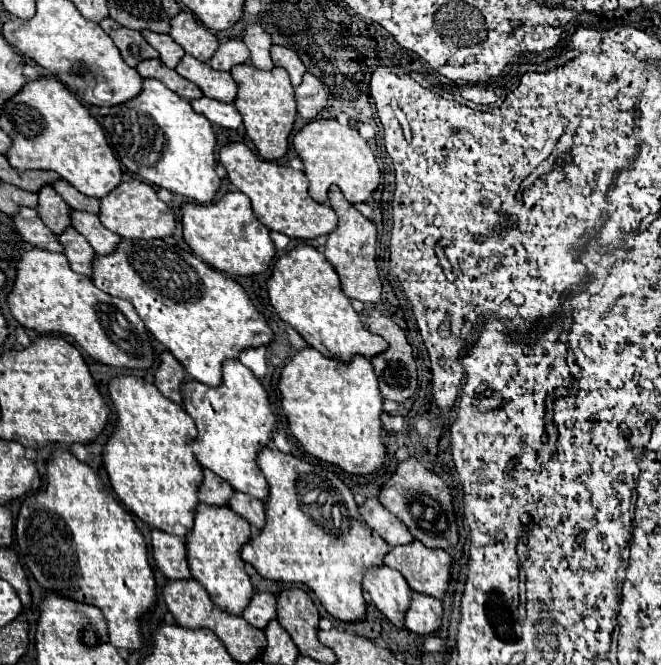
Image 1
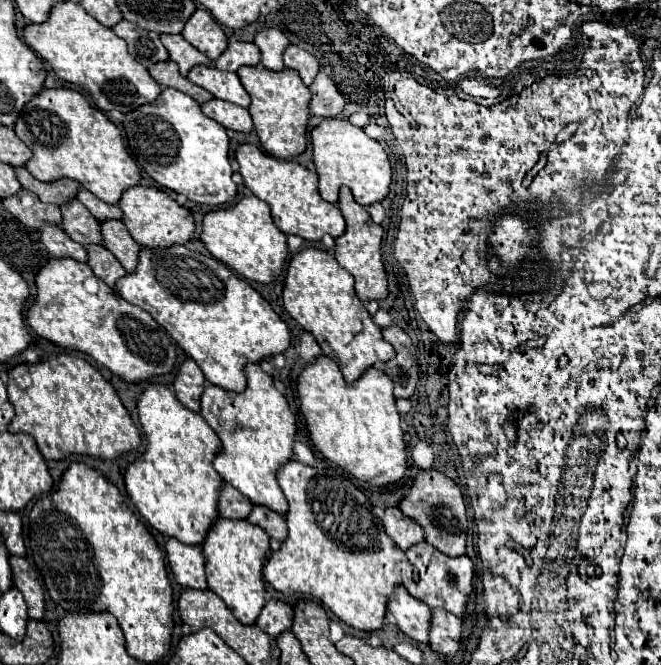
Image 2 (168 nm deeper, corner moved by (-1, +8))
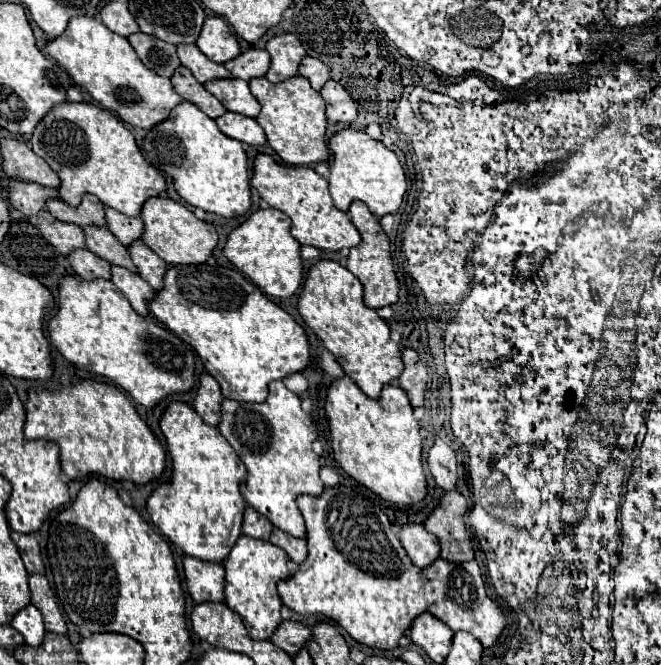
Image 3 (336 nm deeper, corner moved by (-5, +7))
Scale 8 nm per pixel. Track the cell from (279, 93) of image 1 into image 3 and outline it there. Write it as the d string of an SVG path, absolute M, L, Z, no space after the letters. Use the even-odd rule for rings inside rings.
M293 76L279 84L271 84L267 78L253 78L249 86L251 94L261 104L261 114L257 116L257 122L263 126L269 146L279 154L285 164L301 166L329 160L331 152L325 140L325 100L317 90L311 88L311 84L303 76Z

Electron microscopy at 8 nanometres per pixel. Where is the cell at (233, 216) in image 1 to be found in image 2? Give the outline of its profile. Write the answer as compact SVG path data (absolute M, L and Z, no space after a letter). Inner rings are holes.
M255 195L243 197L239 203L227 209L207 211L203 215L201 241L215 259L223 261L237 275L249 281L257 281L257 283L271 283L281 273L283 263L289 253L287 243L285 243L287 239L275 227L269 213L269 205L257 199Z

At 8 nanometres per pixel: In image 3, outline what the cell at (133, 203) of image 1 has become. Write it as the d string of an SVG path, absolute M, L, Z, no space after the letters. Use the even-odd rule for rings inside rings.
M165 196L149 198L143 206L141 218L145 222L145 234L143 234L145 244L171 266L205 264L213 256L213 250L219 244L217 230L211 224L195 218L195 214L187 206L183 206L171 198L165 198Z

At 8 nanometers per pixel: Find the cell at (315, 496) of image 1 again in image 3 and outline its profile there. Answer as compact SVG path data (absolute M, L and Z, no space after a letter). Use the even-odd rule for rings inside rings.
M345 486L325 488L321 496L299 496L297 506L307 524L309 556L299 566L299 572L277 586L283 604L301 616L321 616L339 624L355 642L369 648L397 648L405 630L411 628L417 616L429 610L434 598L432 588L423 587L421 568L413 566L393 530L391 520L381 508L365 504L363 498L353 498L353 490Z

